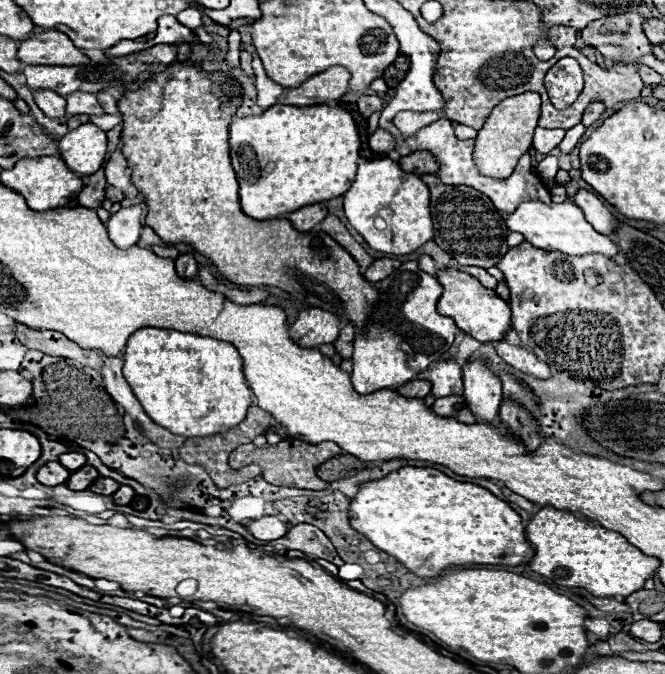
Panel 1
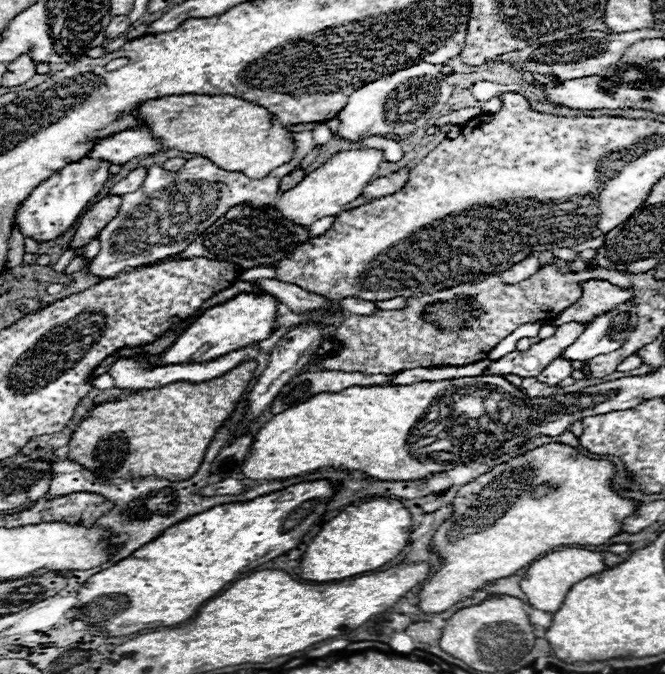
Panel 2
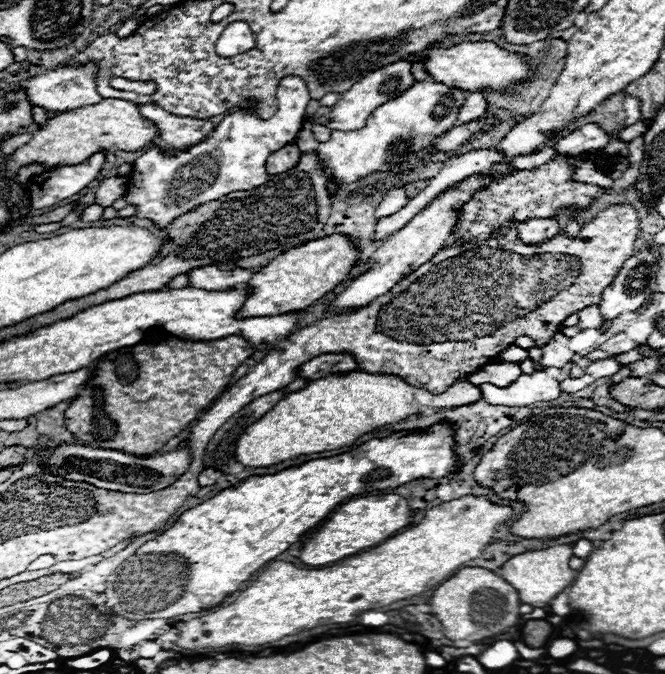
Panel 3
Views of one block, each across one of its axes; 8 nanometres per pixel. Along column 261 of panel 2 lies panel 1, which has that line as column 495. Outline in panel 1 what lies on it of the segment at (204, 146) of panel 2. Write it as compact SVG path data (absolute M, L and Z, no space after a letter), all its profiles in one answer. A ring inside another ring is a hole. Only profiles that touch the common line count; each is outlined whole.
M524 92L520 96L504 98L486 118L484 126L478 130L476 146L474 146L474 162L476 168L490 178L508 178L516 168L516 162L522 154L532 146L534 128L540 118L540 94Z

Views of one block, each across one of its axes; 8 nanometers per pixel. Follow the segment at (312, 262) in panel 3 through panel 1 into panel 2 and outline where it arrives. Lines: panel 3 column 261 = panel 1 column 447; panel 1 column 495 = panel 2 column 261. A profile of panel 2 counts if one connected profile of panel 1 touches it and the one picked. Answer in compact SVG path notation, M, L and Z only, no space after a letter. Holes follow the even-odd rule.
M242 292L232 300L208 308L200 318L196 318L178 340L162 354L162 364L176 362L206 362L228 354L232 350L240 350L248 344L258 344L274 332L278 320L278 300L268 292Z

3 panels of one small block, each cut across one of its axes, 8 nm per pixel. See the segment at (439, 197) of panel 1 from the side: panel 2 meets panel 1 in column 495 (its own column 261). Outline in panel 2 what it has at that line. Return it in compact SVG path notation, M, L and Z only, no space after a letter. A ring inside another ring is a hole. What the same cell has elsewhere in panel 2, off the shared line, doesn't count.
M238 204L230 208L218 222L214 222L208 230L204 230L186 250L172 258L208 258L208 260L224 260L240 264L240 268L254 268L254 266L270 266L278 264L288 252L298 248L300 244L308 242L310 234L304 226L288 222L280 210L274 206L254 208L248 204Z

